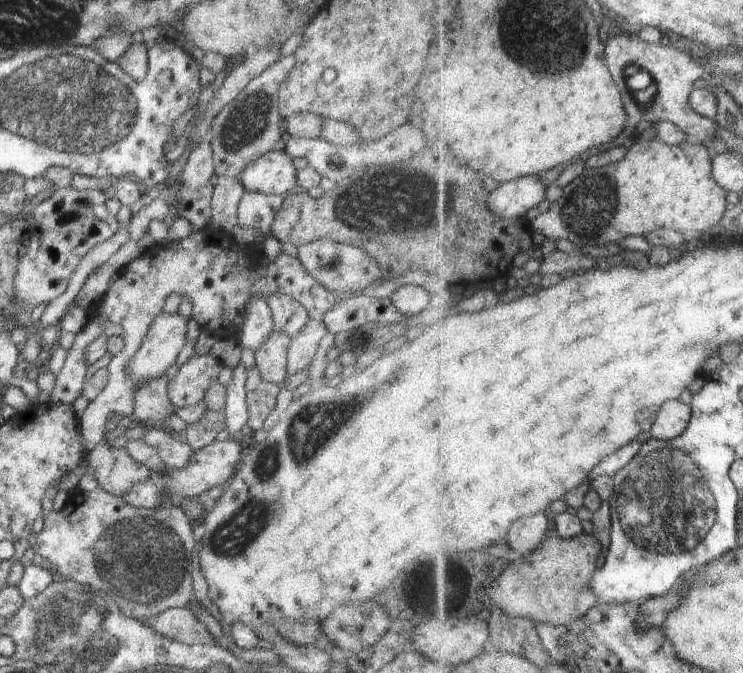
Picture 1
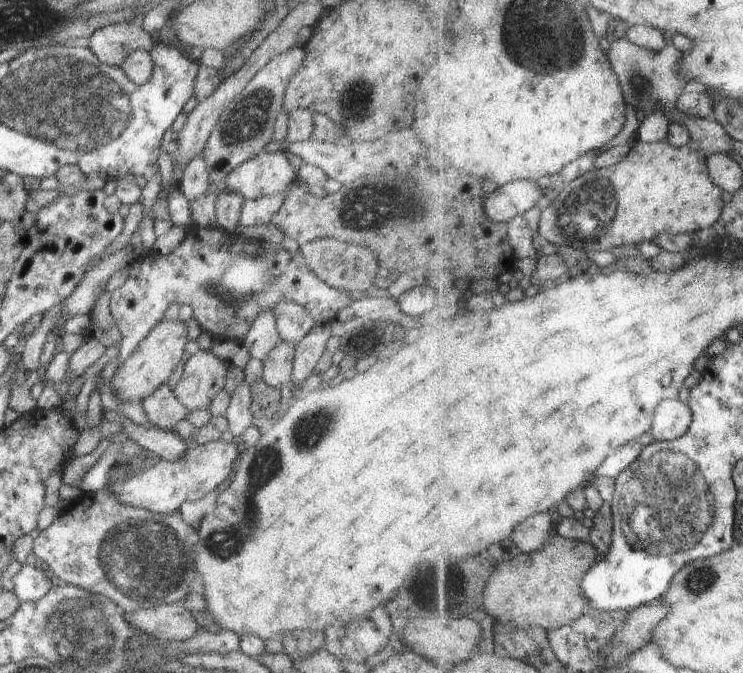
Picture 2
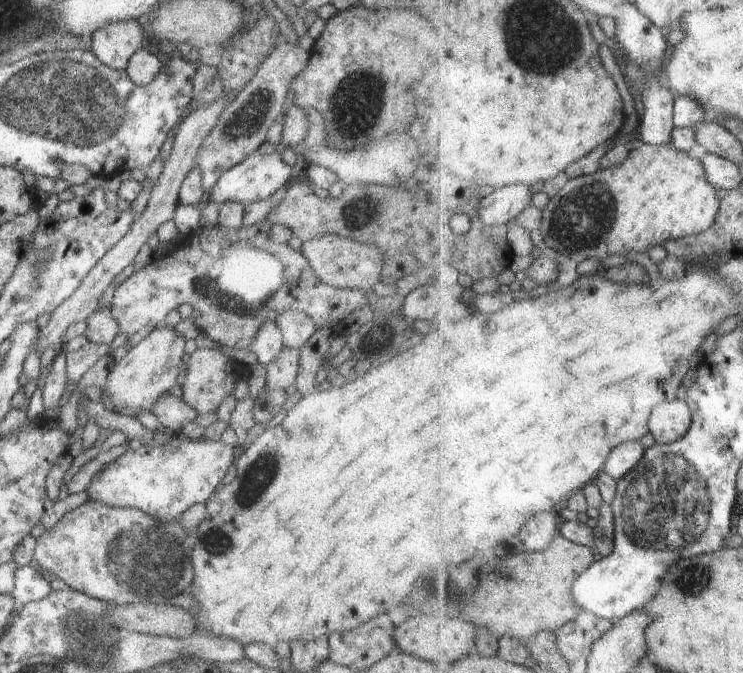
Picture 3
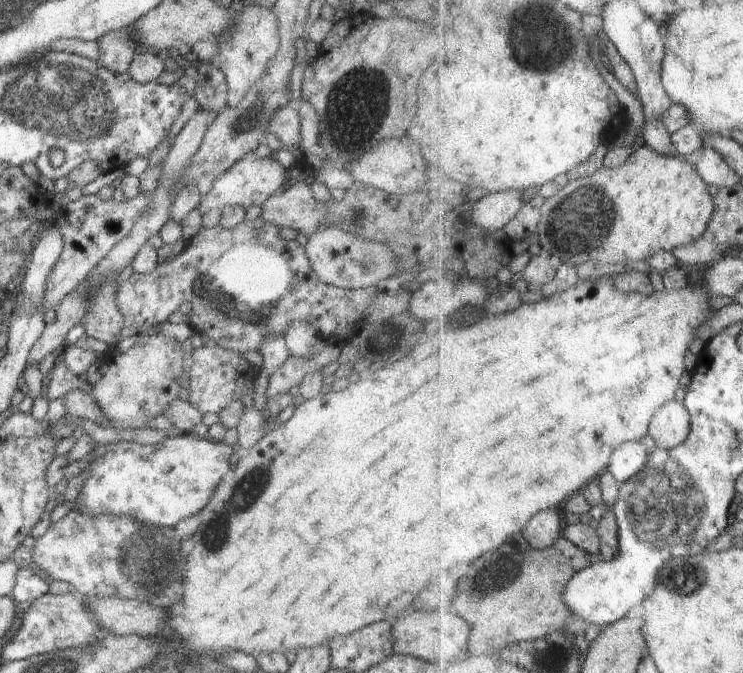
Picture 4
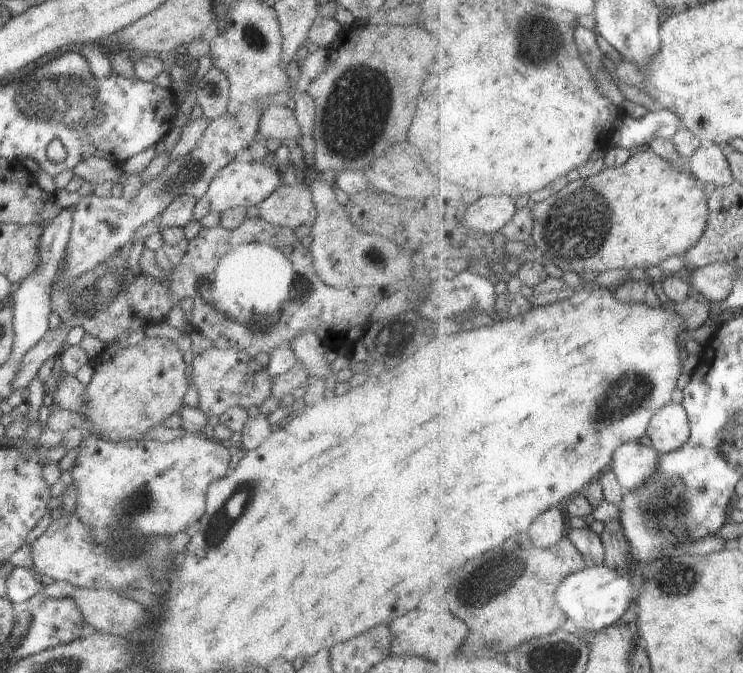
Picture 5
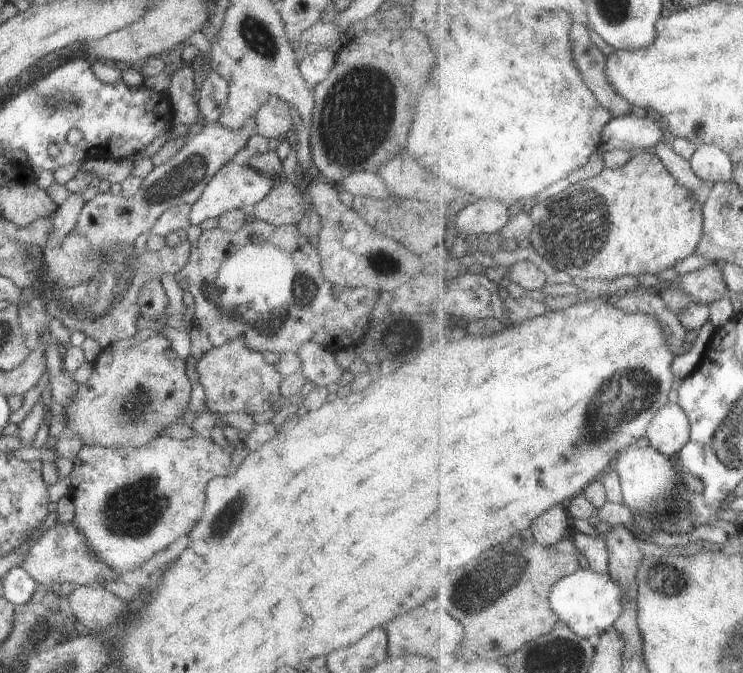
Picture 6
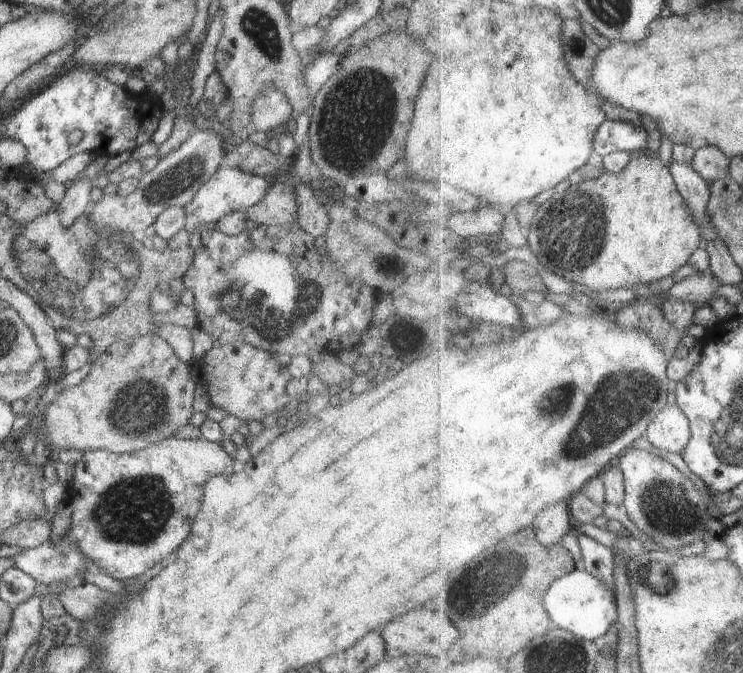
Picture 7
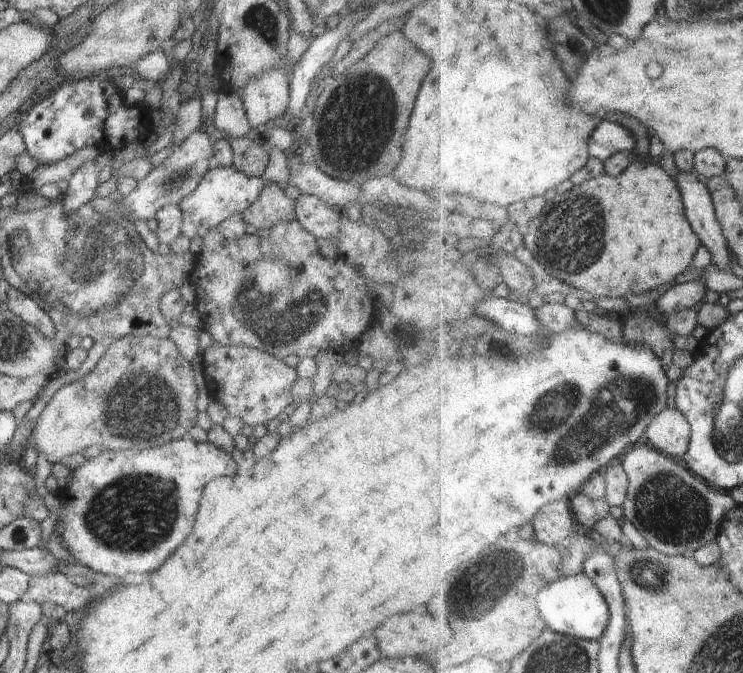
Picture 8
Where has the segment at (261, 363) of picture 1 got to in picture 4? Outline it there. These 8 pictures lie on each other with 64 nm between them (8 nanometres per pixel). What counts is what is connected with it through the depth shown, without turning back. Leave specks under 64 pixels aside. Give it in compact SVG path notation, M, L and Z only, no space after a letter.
M290 355L286 364L270 376L269 383L264 387L264 396L274 398L278 394L289 393L291 388L298 388L302 378L314 368L310 360Z

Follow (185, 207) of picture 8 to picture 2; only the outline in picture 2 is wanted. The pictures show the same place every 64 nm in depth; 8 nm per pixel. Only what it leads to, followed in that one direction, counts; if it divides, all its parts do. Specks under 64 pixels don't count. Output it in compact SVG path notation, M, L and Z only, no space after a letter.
M282 149L272 153L260 152L242 166L236 166L221 183L219 191L238 192L244 200L252 200L286 193L295 183L295 170Z

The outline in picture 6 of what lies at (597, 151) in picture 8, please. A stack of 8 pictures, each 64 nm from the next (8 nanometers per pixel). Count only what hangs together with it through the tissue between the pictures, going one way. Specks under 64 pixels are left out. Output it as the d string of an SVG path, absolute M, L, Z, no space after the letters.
M652 113L646 117L628 115L614 117L605 128L602 150L624 149L636 154L648 149L656 149L664 138L664 128Z

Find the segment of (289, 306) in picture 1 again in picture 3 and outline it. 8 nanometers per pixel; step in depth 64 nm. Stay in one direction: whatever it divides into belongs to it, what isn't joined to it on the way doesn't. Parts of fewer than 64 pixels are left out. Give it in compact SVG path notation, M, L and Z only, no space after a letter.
M300 309L282 312L276 318L276 325L282 334L285 347L298 352L318 329L304 312L300 312Z

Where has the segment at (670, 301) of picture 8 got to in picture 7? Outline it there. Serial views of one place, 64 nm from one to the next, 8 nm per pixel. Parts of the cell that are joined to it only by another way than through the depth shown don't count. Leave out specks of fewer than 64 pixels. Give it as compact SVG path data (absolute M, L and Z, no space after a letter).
M712 271L709 273L695 273L675 283L664 294L664 298L678 297L690 301L695 306L708 305L708 302L718 294L718 290L722 285L723 282L712 274Z

